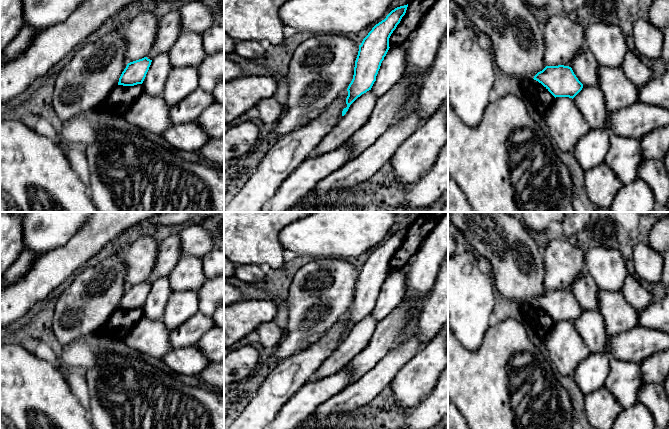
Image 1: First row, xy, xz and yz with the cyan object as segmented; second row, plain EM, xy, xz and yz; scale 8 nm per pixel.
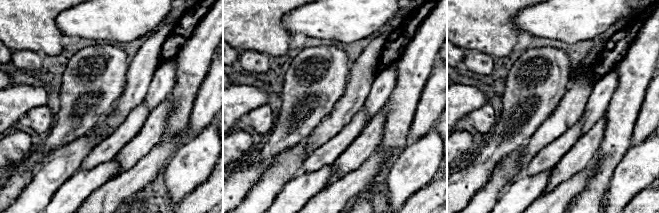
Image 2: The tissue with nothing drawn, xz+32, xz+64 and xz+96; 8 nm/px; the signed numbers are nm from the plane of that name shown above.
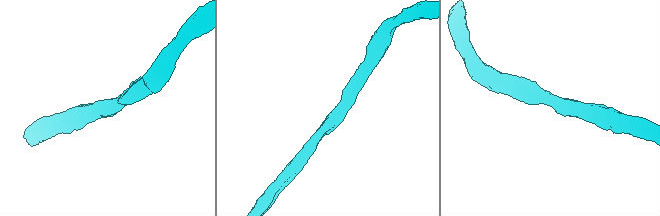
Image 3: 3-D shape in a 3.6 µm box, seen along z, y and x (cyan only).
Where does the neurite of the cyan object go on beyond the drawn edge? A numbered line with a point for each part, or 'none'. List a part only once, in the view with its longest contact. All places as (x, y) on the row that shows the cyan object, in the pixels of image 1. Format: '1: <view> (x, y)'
none

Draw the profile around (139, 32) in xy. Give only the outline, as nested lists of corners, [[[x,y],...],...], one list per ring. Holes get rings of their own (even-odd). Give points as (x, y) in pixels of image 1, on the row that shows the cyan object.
[[[149,10],[128,18],[124,25],[120,25],[121,33],[126,41],[127,63],[146,57],[156,40],[157,25],[160,18]]]

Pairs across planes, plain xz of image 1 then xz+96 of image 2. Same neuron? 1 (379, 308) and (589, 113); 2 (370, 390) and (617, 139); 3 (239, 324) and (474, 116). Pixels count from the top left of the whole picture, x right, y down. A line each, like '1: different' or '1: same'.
1: same
2: different
3: different

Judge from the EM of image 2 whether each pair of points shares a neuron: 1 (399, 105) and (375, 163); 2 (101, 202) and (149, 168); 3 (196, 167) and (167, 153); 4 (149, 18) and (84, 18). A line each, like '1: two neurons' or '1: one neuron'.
1: two neurons
2: one neuron
3: two neurons
4: one neuron

